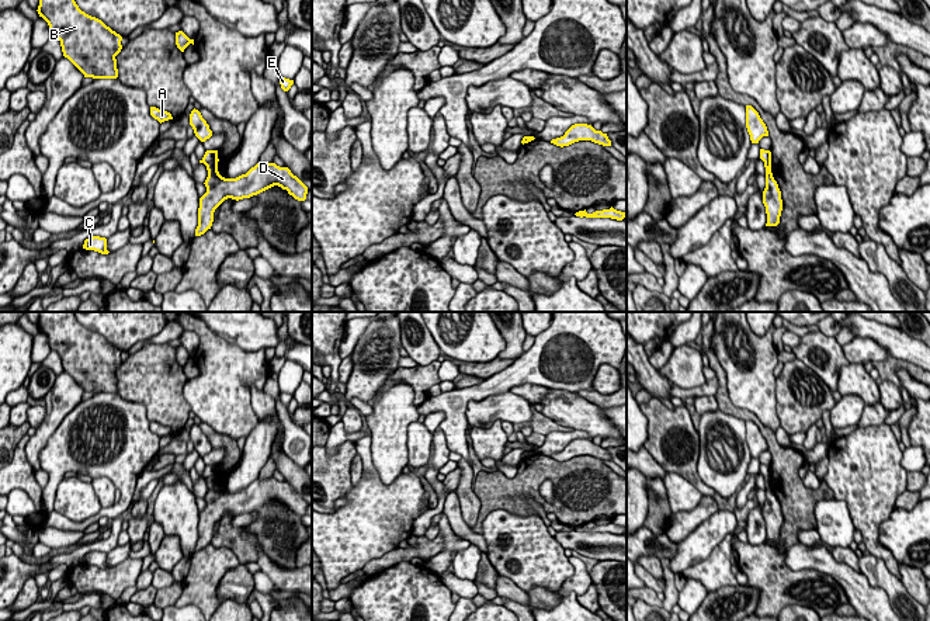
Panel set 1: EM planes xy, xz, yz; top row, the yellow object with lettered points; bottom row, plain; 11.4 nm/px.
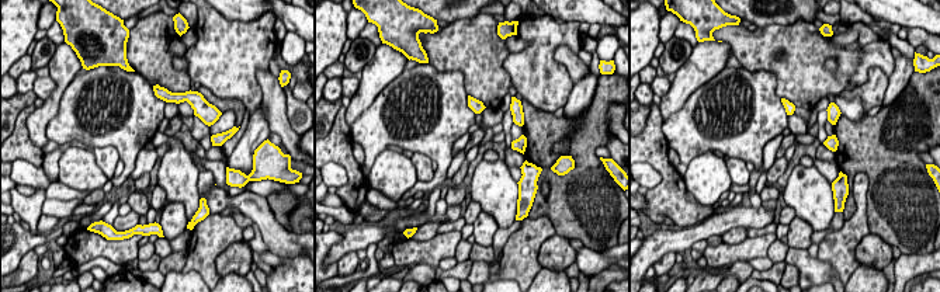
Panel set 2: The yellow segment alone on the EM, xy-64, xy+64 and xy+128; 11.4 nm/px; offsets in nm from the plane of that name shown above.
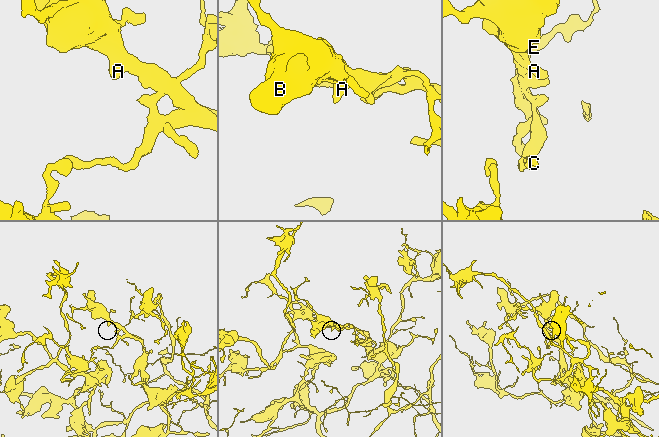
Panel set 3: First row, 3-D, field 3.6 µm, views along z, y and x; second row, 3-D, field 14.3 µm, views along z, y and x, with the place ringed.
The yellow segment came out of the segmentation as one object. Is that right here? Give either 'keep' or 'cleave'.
cleave

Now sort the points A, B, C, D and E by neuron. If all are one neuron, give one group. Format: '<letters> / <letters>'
A B C D / E

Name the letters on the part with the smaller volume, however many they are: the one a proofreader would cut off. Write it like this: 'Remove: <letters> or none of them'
Remove: E

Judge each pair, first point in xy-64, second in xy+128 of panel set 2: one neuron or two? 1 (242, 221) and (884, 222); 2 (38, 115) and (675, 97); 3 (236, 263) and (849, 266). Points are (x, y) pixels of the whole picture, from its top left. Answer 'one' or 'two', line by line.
1: one
2: one
3: two

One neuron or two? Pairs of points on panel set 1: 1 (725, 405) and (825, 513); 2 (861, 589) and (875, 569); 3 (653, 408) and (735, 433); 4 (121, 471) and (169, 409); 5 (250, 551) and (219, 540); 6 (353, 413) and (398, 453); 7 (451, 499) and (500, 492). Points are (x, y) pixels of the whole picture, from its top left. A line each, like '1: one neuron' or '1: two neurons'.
1: two neurons
2: two neurons
3: two neurons
4: two neurons
5: one neuron
6: two neurons
7: two neurons

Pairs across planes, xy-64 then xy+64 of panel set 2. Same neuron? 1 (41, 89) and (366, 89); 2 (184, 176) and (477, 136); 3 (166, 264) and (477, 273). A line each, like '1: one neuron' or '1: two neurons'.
1: two neurons
2: two neurons
3: one neuron

